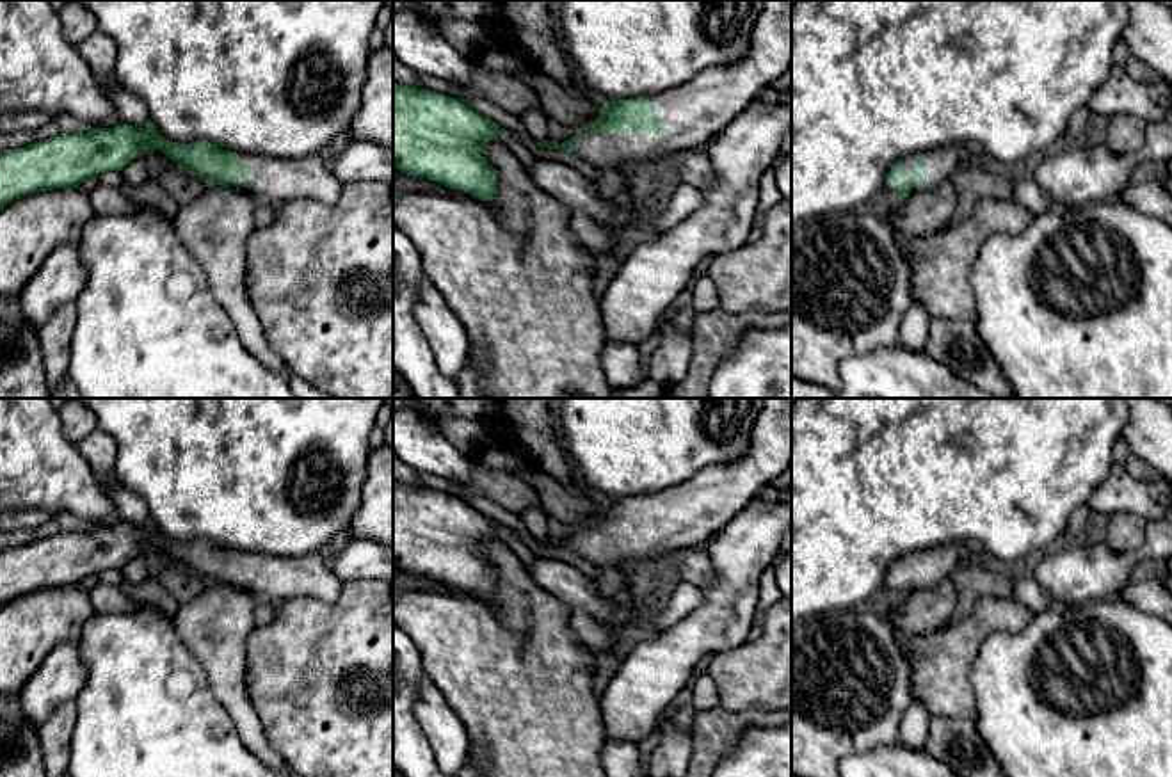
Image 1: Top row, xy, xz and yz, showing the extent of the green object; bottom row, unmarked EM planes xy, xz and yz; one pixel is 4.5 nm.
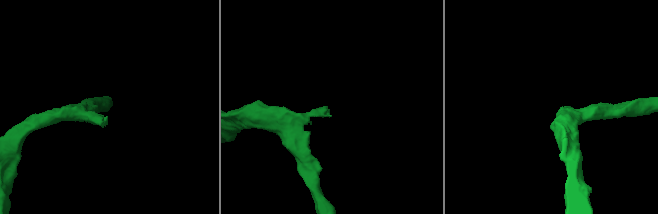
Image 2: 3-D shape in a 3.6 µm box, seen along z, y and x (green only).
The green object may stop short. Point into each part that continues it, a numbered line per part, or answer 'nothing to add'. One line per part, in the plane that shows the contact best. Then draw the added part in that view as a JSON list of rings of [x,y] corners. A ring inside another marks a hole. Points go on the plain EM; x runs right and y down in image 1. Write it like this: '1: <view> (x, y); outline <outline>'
1: xz (694, 511); outline [[[765,398],[754,423],[747,453],[735,462],[708,466],[679,485],[649,494],[656,523],[663,532],[587,532],[574,541],[573,553],[596,567],[619,567],[624,560],[658,557],[697,546],[724,530],[756,494],[791,468],[791,398]]]

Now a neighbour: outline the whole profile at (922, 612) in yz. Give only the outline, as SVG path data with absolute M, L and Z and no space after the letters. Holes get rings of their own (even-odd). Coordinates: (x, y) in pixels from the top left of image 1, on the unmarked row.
M943 580L932 589L914 590L903 597L891 597L887 624L911 665L911 640L928 635L951 622L957 608L957 590L951 580Z

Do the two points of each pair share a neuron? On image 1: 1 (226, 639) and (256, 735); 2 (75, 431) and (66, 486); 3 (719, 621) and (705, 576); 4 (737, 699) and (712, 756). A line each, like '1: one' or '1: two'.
1: one
2: two
3: two
4: two

